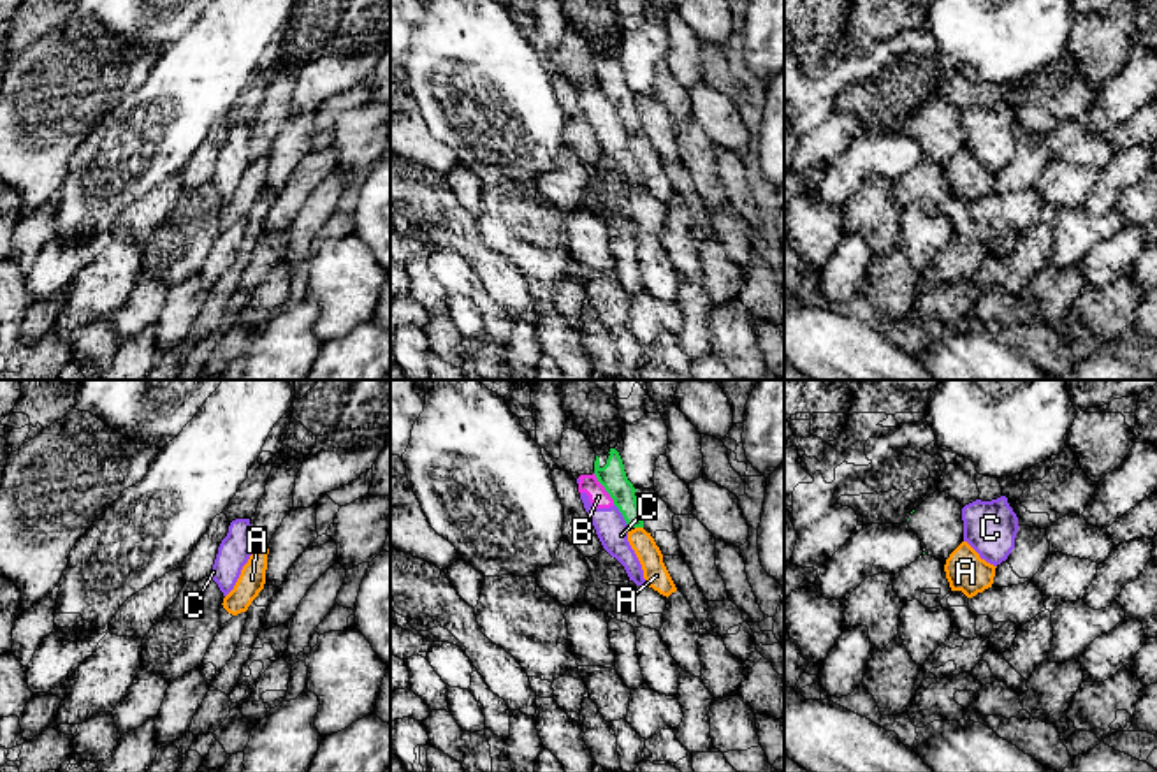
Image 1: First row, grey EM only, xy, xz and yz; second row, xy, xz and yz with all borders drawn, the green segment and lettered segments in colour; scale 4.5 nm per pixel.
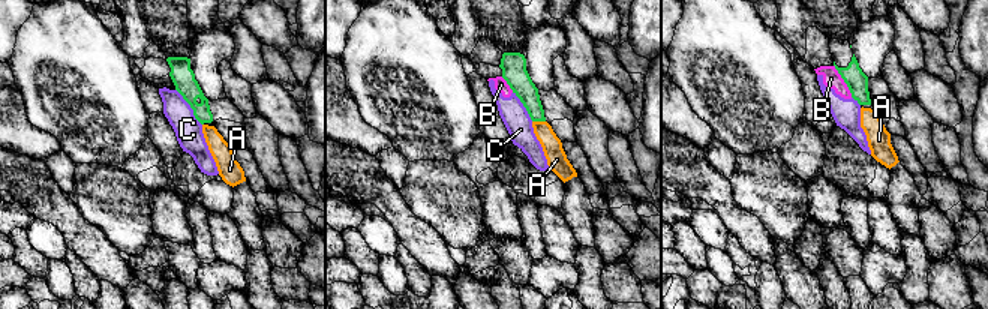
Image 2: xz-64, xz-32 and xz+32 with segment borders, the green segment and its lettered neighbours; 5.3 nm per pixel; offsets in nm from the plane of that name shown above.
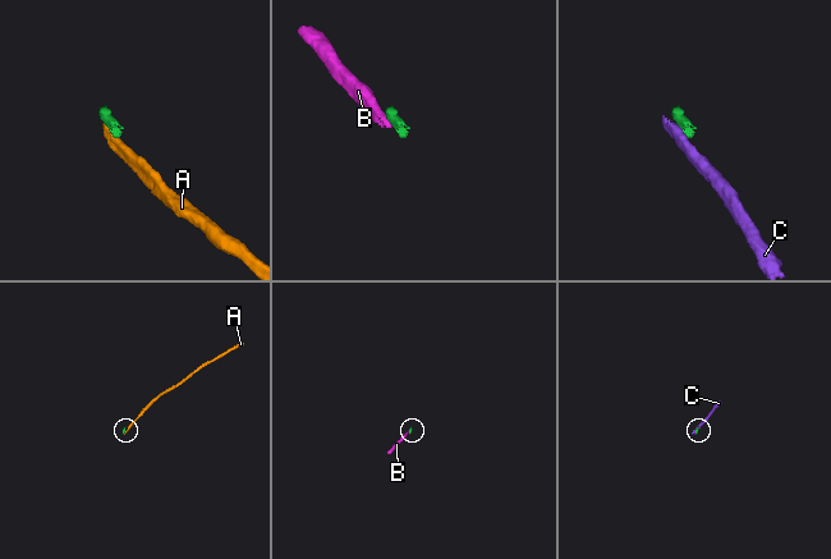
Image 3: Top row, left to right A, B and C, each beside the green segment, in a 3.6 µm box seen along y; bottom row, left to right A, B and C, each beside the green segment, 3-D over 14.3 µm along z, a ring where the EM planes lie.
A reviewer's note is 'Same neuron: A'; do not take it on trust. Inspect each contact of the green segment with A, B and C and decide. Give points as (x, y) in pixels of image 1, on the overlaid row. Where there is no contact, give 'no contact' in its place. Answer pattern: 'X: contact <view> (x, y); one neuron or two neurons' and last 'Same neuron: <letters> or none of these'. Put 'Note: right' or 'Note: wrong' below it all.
A: contact xz (639, 526); two neurons
B: contact xz (605, 489); two neurons
C: contact xz (621, 512); two neurons
Same neuron: none of these
Note: wrong

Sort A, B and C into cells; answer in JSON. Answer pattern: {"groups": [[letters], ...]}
{"groups": [["A"], ["B", "C"]]}

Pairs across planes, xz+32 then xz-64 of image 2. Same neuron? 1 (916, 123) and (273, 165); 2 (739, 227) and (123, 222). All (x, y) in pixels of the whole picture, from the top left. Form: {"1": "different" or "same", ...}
{"1": "same", "2": "different"}

